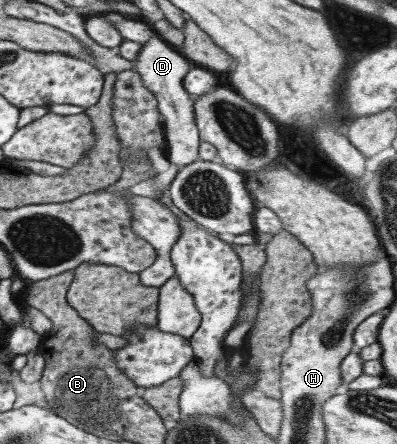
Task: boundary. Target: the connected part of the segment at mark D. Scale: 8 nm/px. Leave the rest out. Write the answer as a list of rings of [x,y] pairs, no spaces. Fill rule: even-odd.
[[[152,37],[142,44],[141,51],[134,63],[134,69],[142,77],[143,85],[155,94],[158,110],[163,115],[161,121],[166,139],[165,156],[171,164],[183,167],[198,159],[200,133],[196,126],[194,97],[191,97],[183,85],[184,75],[194,67],[189,59],[180,54],[176,47],[163,41],[161,37]]]

